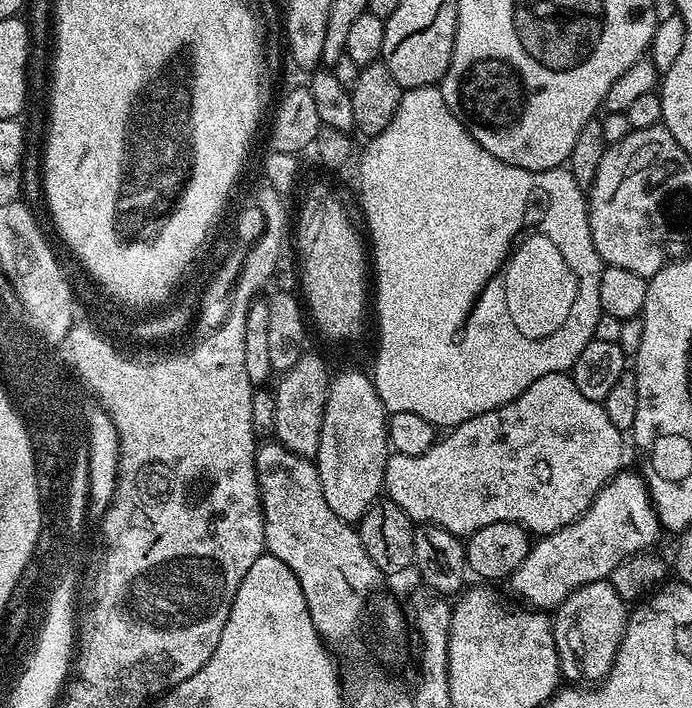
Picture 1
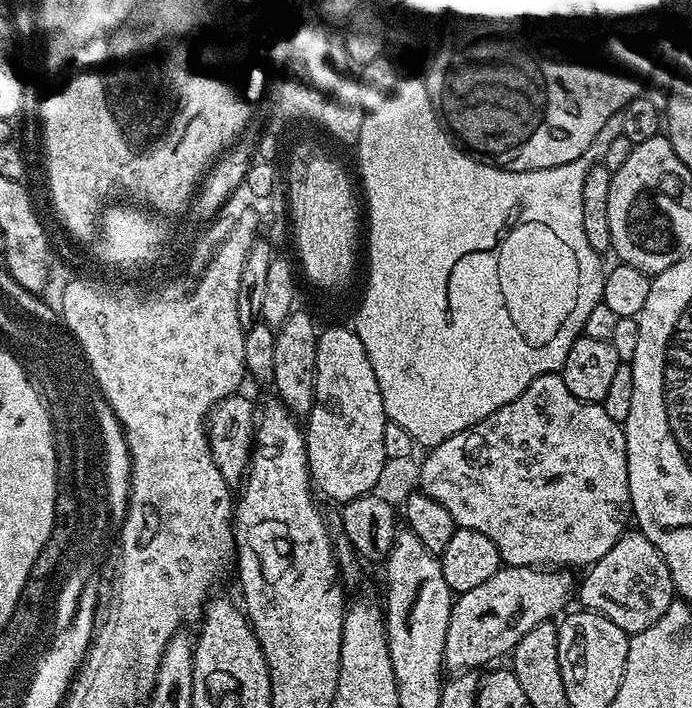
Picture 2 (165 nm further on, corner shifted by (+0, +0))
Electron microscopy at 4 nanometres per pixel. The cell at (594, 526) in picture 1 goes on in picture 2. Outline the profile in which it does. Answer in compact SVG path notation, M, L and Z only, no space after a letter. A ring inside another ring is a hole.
M501 566L493 576L486 578L482 586L474 586L474 590L459 593L453 599L450 626L446 630L446 646L444 647L444 667L449 673L460 674L465 670L476 670L479 664L491 665L500 655L511 653L521 637L535 624L543 620L552 620L555 612L564 604L568 595L573 595L574 580L568 570L537 570L531 568L510 568Z

